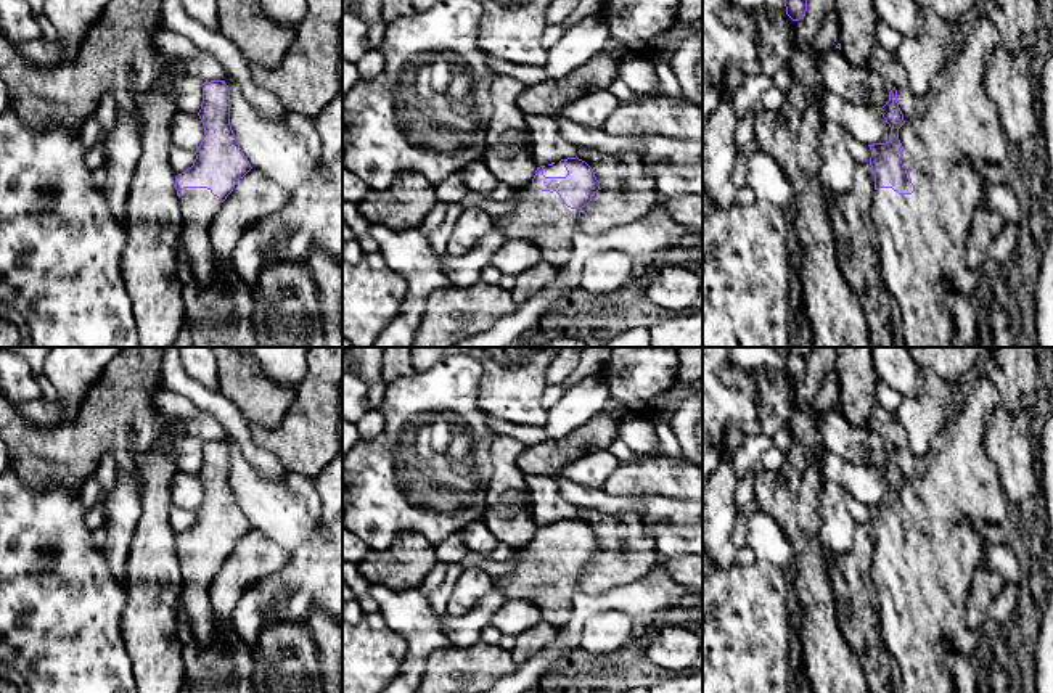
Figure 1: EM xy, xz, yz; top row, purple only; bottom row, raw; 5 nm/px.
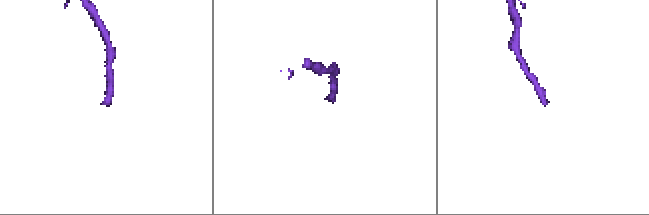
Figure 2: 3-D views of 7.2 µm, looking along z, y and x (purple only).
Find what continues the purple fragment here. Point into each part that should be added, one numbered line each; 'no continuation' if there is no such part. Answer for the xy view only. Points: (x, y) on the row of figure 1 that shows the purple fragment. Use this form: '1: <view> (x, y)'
1: xy (200, 206)

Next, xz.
1: xz (540, 217)

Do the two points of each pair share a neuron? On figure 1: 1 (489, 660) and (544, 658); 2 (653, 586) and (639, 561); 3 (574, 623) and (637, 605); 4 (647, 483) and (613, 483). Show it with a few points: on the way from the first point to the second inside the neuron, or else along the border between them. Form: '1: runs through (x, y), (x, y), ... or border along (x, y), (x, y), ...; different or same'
1: border along (520, 664), (503, 676); different
2: border along (656, 566), (648, 574), (613, 589); different
3: runs through (590, 606), (595, 602), (621, 602); same
4: runs through (639, 483), (621, 483); same

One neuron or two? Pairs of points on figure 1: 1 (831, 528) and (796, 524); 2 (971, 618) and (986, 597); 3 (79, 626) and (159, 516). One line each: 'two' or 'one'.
1: two
2: one
3: two

